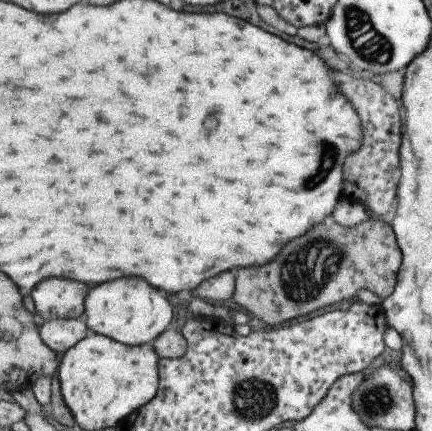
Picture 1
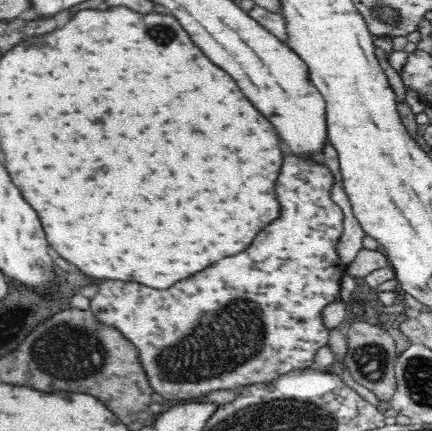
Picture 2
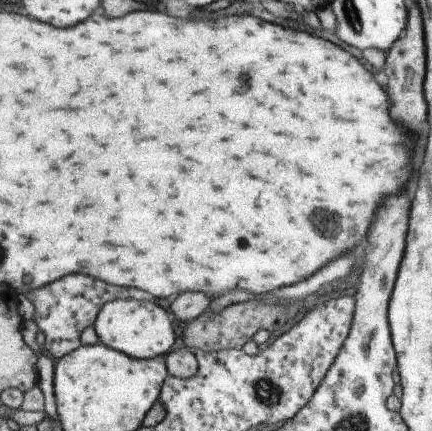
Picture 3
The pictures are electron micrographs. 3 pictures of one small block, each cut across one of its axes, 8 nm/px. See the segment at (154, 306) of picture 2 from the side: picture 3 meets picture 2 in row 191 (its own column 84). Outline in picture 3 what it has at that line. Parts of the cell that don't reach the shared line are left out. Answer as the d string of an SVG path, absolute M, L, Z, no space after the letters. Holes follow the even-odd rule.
M71 274L57 282L51 282L39 290L27 294L29 302L35 306L35 324L47 336L43 350L57 362L83 346L83 336L89 328L95 328L101 310L115 300L129 300L129 290L121 286L111 286L91 276Z

